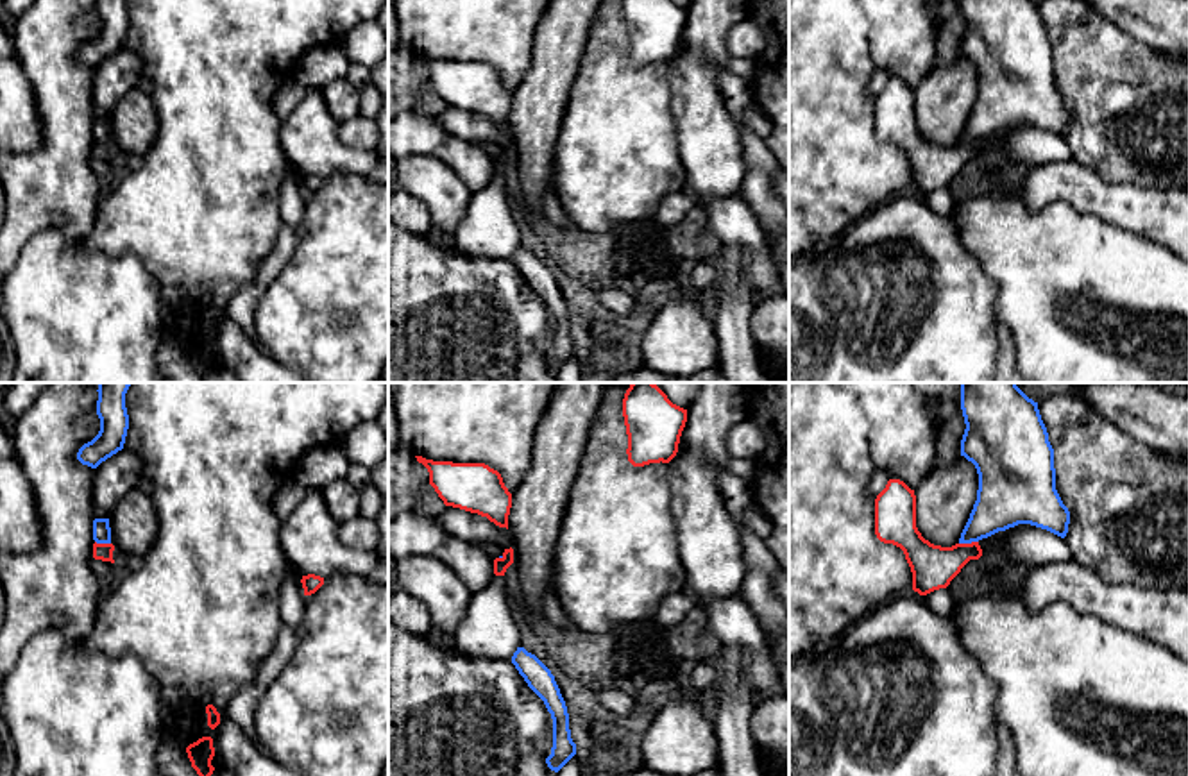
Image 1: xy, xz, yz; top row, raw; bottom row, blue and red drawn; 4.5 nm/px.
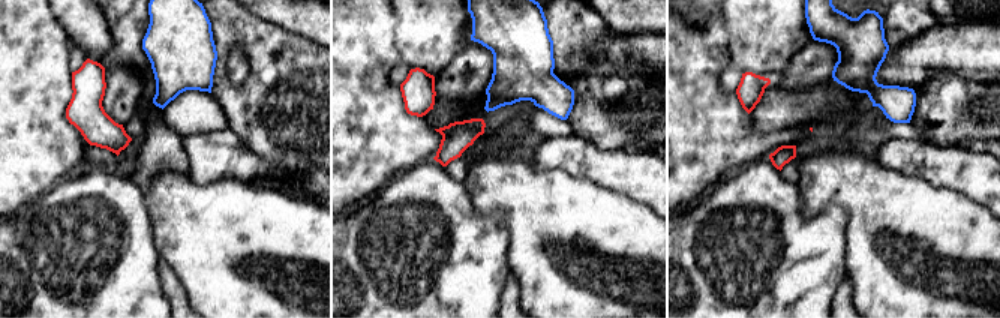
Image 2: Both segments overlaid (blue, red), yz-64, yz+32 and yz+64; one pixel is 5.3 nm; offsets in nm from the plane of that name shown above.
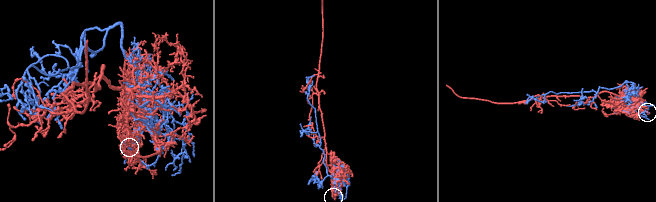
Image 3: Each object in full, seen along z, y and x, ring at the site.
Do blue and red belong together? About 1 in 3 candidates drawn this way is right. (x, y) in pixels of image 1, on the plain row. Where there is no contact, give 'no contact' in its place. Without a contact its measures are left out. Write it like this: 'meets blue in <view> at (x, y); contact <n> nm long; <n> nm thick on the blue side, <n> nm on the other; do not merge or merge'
meets blue in yz at (968, 142); contact 90 nm long; 260 nm thick on the blue side, 200 nm on the other; do not merge

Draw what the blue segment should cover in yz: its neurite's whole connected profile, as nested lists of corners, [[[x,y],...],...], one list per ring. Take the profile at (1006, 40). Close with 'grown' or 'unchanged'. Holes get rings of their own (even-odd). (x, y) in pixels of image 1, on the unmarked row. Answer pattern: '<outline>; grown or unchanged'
[[[961,0],[964,34],[961,55],[972,61],[979,73],[977,100],[961,132],[959,143],[972,143],[1018,123],[1047,129],[1061,138],[1068,132],[1070,111],[1056,89],[1054,48],[1034,0]]]; unchanged

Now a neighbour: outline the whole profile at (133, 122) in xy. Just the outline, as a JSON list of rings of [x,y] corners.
[[[145,84],[118,100],[111,116],[111,143],[125,156],[145,156],[157,132],[157,114]]]

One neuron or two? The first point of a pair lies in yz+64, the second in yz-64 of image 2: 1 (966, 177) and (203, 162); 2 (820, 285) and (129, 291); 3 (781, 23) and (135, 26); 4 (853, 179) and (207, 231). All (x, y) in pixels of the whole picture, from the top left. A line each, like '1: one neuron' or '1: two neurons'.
1: one neuron
2: one neuron
3: two neurons
4: one neuron

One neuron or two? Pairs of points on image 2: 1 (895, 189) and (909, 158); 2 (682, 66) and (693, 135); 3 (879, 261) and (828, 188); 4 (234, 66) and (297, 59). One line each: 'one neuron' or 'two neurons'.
1: two neurons
2: one neuron
3: one neuron
4: two neurons

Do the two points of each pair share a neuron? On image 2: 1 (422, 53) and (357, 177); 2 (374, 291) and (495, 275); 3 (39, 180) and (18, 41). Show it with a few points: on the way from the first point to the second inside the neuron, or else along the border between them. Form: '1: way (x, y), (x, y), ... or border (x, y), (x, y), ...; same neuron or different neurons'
1: border (395, 27), (395, 47), (401, 62); different neurons
2: way (404, 288), (417, 275), (465, 275); same neuron
3: way (18, 146), (18, 75); same neuron

